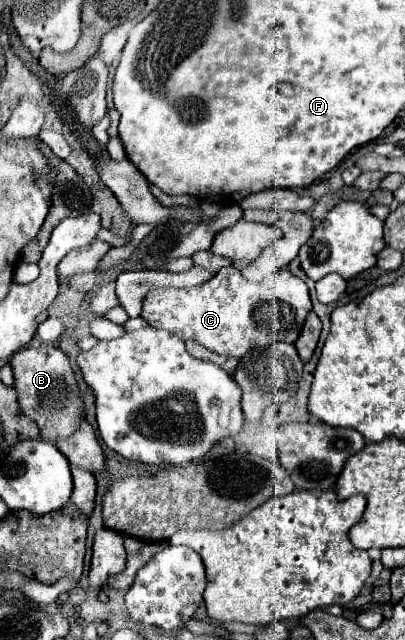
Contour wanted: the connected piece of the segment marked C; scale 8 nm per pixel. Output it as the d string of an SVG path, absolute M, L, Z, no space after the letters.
M224 267L204 285L188 289L154 289L146 295L142 317L156 329L170 331L180 339L194 339L210 351L242 357L254 347L276 341L294 343L312 311L308 287L288 269L276 271L260 283L242 277L238 269Z

